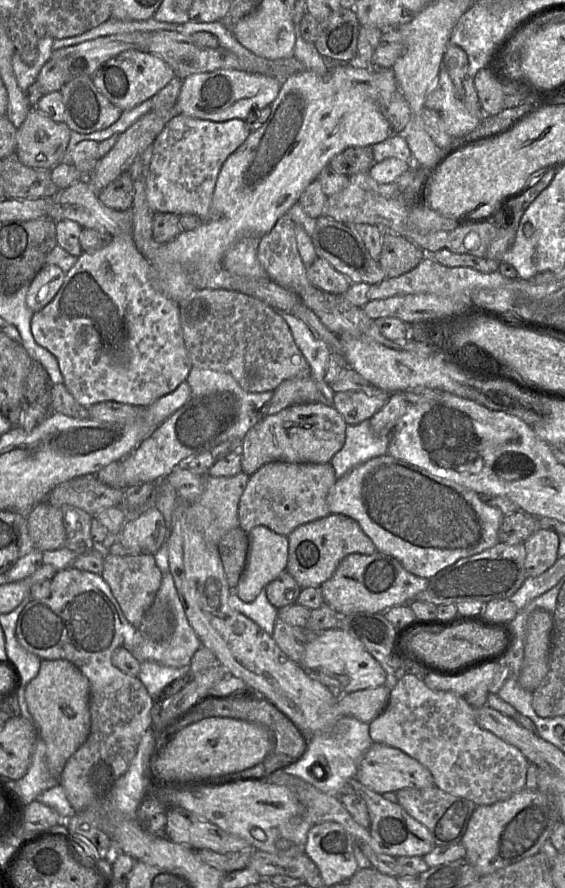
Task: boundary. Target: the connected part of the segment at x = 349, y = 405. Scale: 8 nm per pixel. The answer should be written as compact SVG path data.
M338 391L334 393L334 407L348 425L370 420L387 402L388 391L369 395L364 391Z

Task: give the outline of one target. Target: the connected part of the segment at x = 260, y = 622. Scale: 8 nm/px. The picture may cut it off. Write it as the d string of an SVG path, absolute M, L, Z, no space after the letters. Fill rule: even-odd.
M262 589L251 602L244 602L236 591L232 590L229 603L232 609L248 617L265 632L272 635L278 619L278 609L268 600L265 589Z

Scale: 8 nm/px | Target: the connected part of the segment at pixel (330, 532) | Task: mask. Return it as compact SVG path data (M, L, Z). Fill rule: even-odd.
M342 514L327 516L302 524L288 536L288 561L286 570L304 587L321 587L335 572L339 563L349 554L370 555L377 551L372 539L363 531L359 523Z

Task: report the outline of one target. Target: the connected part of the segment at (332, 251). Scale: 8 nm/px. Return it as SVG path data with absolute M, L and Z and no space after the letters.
M324 215L315 219L316 225L311 238L319 257L326 260L336 271L347 277L351 284L377 284L386 279L378 261L371 257L361 238L352 229L346 224Z

